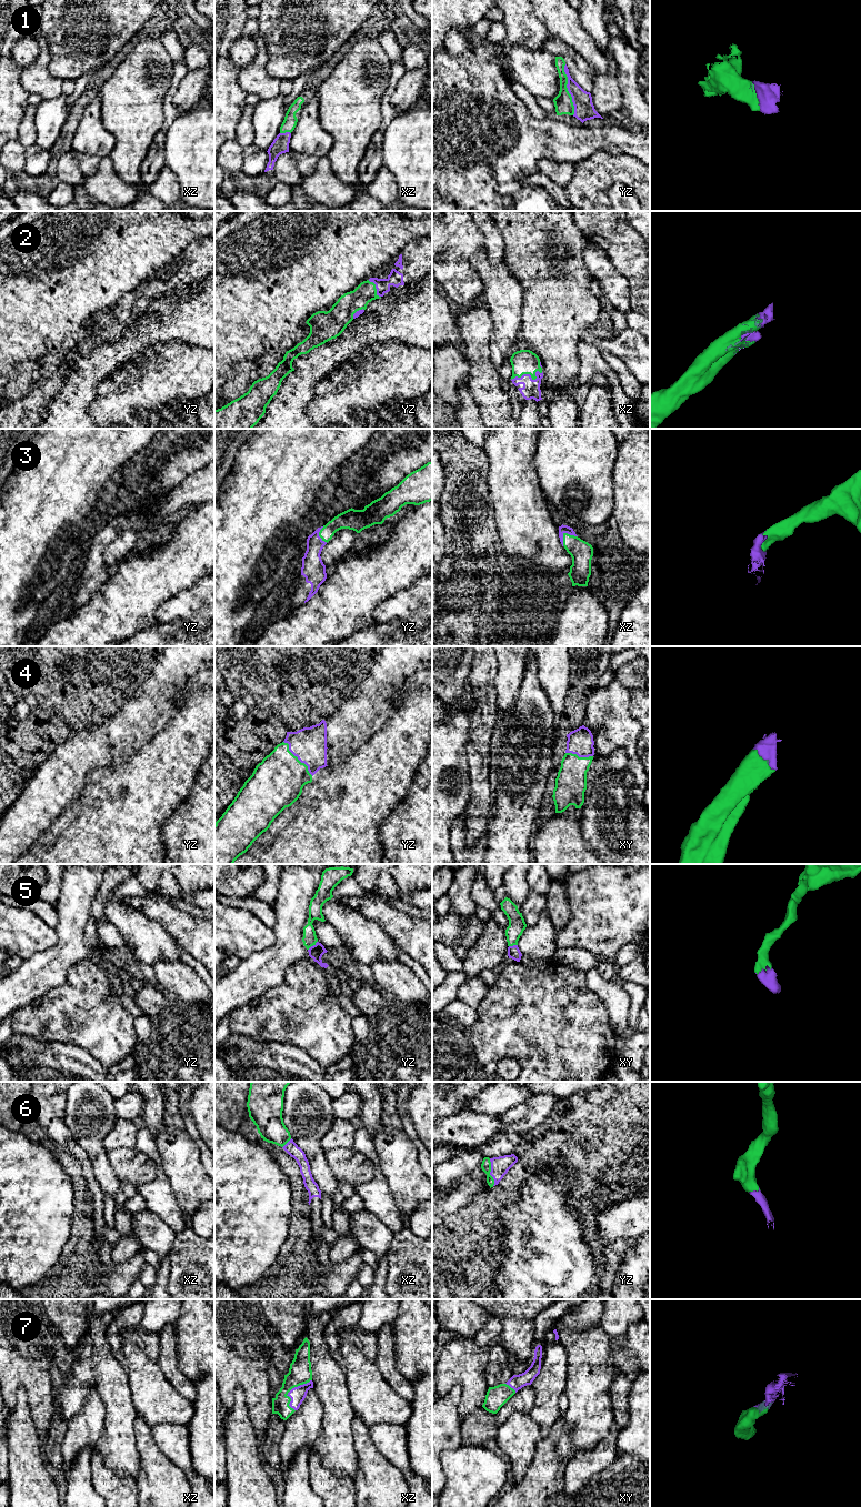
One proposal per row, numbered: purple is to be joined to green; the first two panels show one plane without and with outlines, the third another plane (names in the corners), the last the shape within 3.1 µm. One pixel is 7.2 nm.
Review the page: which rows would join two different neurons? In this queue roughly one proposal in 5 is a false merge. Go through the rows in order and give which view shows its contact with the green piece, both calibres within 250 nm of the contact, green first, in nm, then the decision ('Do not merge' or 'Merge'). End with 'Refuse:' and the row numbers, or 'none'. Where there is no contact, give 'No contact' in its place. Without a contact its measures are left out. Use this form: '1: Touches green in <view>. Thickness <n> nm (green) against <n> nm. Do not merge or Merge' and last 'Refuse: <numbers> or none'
1: Touches green in yz. Thickness 130 nm (green) against 150 nm. Merge
2: Touches green in xz. Thickness 180 nm (green) against 130 nm. Merge
3: Touches green in xz. Thickness 160 nm (green) against 60 nm. Merge
4: Touches green in yz. Thickness 380 nm (green) against 260 nm. Merge
5: Touches green in yz. Thickness 100 nm (green) against 110 nm. Merge
6: Touches green in yz. Thickness 70 nm (green) against 130 nm. Merge
7: Touches green in xz. Thickness 170 nm (green) against 110 nm. Merge
Refuse: none

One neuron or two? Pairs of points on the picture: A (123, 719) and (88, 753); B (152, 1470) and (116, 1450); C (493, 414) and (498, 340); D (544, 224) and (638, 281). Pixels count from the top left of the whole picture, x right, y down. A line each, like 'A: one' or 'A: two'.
A: one
B: two
C: two
D: two

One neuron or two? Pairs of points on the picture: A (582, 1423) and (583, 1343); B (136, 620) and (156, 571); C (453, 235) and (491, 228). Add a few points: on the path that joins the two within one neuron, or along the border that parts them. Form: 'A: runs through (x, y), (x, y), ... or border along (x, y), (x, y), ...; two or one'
A: runs through (583, 1403), (583, 1363); one
B: runs through (136, 608), (136, 592), (144, 583); one
C: border along (474, 222), (483, 237), (486, 249); two

